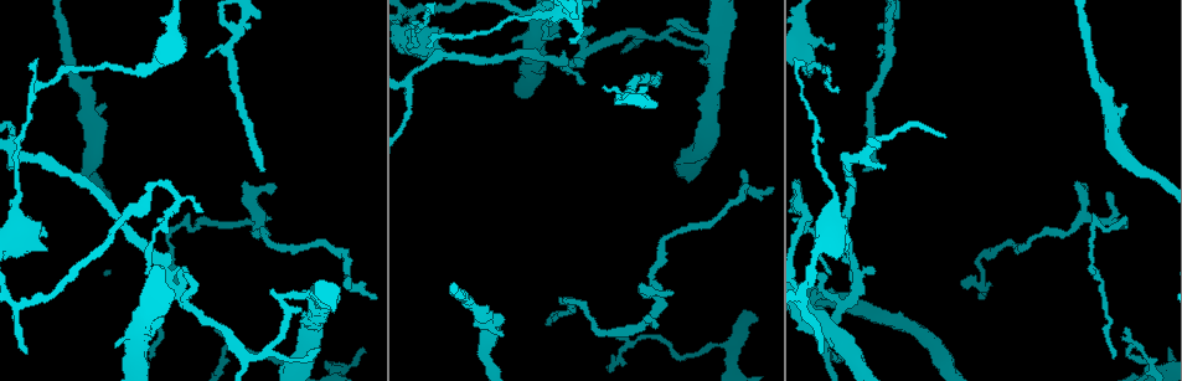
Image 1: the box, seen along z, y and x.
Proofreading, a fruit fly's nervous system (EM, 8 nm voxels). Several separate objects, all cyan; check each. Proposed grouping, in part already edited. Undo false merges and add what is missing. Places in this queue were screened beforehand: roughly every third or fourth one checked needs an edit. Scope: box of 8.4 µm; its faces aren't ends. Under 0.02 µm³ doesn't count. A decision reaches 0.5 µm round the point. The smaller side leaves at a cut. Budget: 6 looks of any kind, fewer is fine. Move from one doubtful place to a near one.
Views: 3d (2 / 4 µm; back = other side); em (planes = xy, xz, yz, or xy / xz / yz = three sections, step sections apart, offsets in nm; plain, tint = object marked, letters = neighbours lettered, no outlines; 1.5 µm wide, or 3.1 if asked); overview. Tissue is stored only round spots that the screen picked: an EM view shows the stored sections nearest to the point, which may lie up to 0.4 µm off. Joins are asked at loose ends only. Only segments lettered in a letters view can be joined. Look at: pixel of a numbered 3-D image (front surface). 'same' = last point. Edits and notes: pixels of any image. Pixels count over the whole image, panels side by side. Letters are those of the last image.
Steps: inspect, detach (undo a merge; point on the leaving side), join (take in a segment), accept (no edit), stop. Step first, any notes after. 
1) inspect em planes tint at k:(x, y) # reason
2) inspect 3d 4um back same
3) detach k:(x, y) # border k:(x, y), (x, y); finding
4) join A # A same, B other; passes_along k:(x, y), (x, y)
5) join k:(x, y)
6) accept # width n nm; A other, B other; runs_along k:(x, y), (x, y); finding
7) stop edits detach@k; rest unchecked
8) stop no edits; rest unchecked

inspect 3d 2um back at 1:(863, 170) # long arm stops here

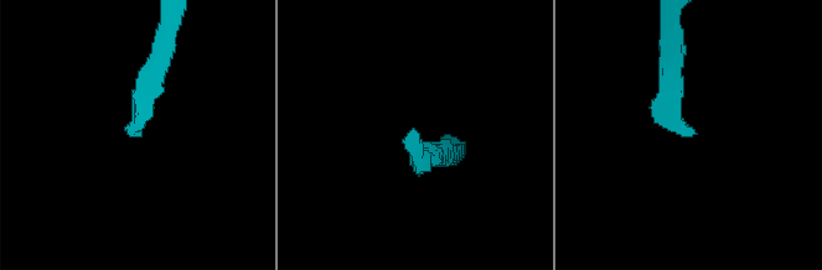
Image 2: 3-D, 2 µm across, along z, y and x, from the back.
inspect em planes letters at 2:(415, 130) # shape alone is not enough

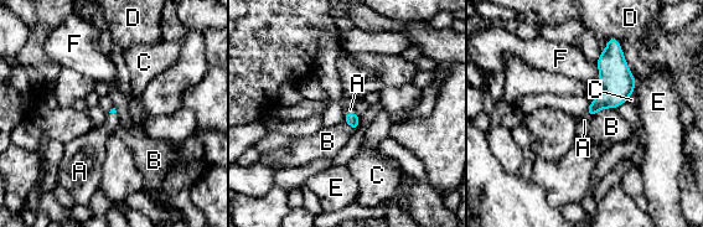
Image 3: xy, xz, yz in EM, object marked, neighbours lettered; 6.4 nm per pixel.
join A # longest_contact D 340 nm; A same, B other, C other, D other, E other, F other; passes_along 3:(615, 86), (589, 114), (584, 120); the neuron continues

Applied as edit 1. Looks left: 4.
inspect em planes letters at 1:(823, 353) # branch stops here

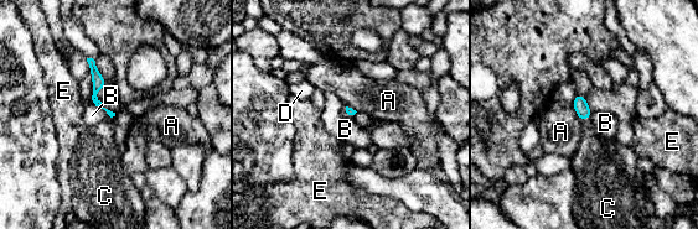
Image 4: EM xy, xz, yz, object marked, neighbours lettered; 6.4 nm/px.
join C # A other, B other, C same, D other, E other; passes_along 4:(580, 105), (585, 118), (594, 155); the neuron continues

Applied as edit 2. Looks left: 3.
inspect em xz step 4 letters at 1:(718, 36) # three-way junction

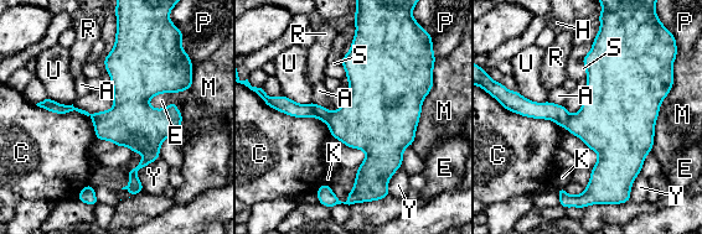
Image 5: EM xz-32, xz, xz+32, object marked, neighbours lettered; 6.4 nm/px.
detach 5:(558, 114) # A other, C other, E other, H other, K other, M other, P other, R other, S other, U other, Y other; border 5:(569, 116), (566, 128); two neurons meet here

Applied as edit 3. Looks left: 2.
stop edits join@3, join@4, detach@5; rest unchecked

